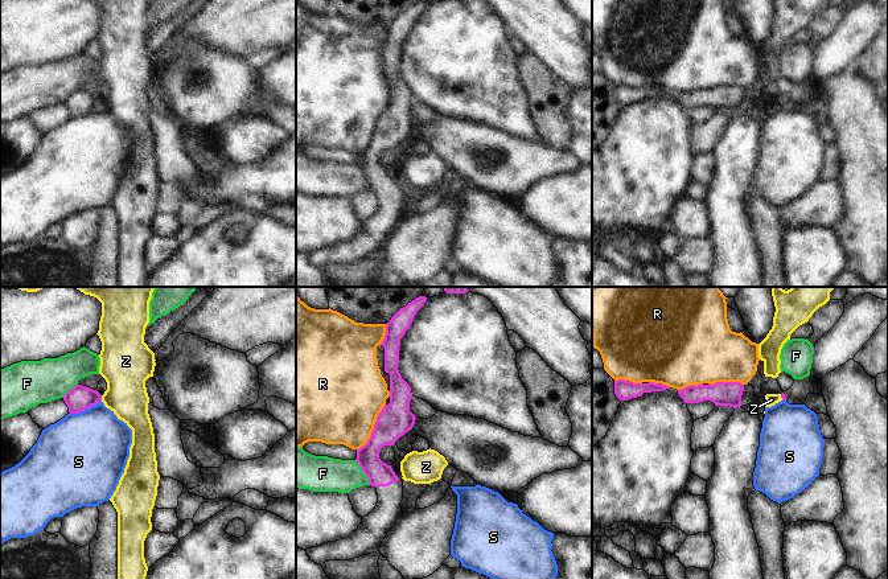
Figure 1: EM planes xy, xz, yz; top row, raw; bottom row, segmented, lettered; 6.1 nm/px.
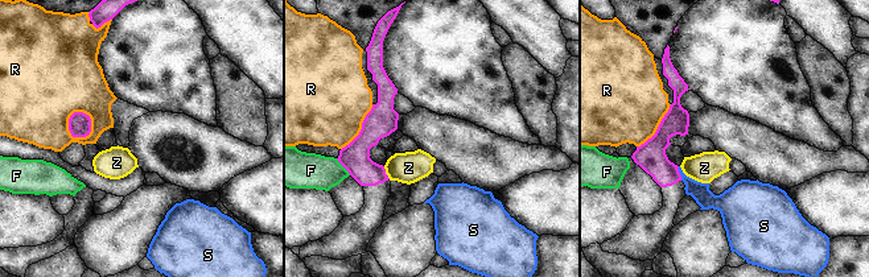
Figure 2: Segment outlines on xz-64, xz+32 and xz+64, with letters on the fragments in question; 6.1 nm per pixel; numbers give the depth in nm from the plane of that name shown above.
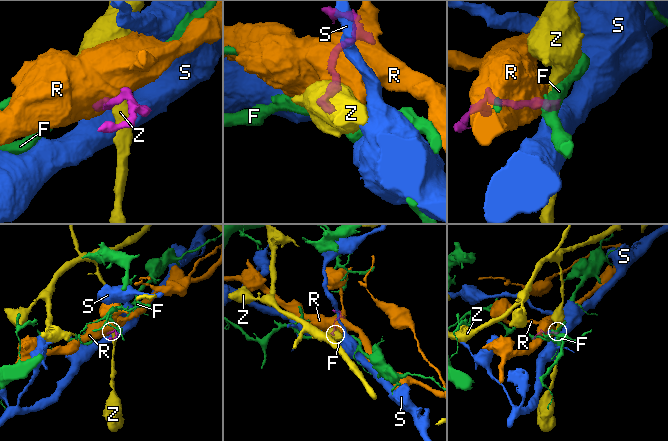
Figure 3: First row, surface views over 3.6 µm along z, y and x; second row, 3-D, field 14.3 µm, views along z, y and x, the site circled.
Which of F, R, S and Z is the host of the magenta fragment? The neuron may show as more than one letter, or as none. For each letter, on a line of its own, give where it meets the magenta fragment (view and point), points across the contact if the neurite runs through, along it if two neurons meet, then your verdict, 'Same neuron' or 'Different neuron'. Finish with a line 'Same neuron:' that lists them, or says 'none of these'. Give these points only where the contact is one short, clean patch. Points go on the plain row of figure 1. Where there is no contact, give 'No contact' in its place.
F: Touches magenta at xz (364, 176). Boundary: xz (354, 164), (370, 188). Different neuron
R: Touches magenta at xz (374, 131). Different neuron
S: Touches magenta at xy (85, 113). Boundary: xy (101, 103), (78, 116), (70, 118). Different neuron
Z: Touches magenta at xy (101, 102). Boundary: xy (101, 99), (102, 103). Different neuron
Same neuron: none of these

